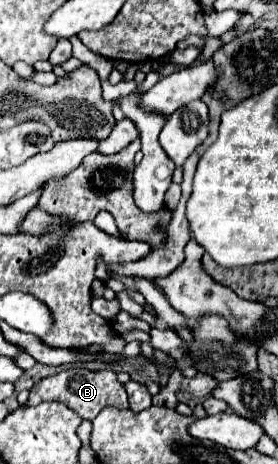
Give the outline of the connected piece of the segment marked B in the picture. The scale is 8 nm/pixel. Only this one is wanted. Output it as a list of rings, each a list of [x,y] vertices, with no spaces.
[[[71,368],[71,370],[65,370],[65,372],[59,372],[55,376],[49,376],[49,378],[43,378],[41,382],[37,382],[33,388],[31,388],[31,394],[29,394],[29,400],[25,406],[35,406],[35,404],[41,404],[41,402],[63,402],[65,406],[69,406],[73,412],[77,412],[81,418],[85,420],[91,420],[95,418],[103,408],[107,406],[115,406],[115,408],[129,408],[129,402],[127,402],[127,394],[125,394],[125,388],[123,384],[117,380],[117,374],[113,370],[99,370],[99,372],[93,372],[93,370],[85,370],[85,368]]]

